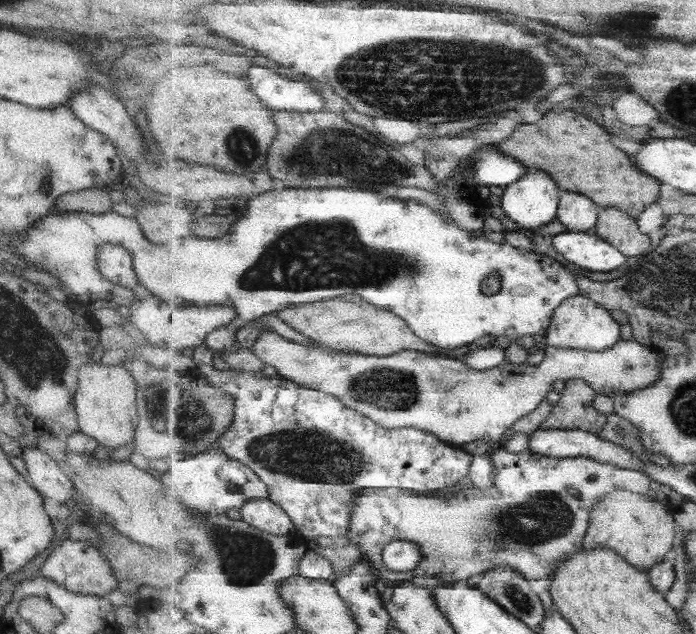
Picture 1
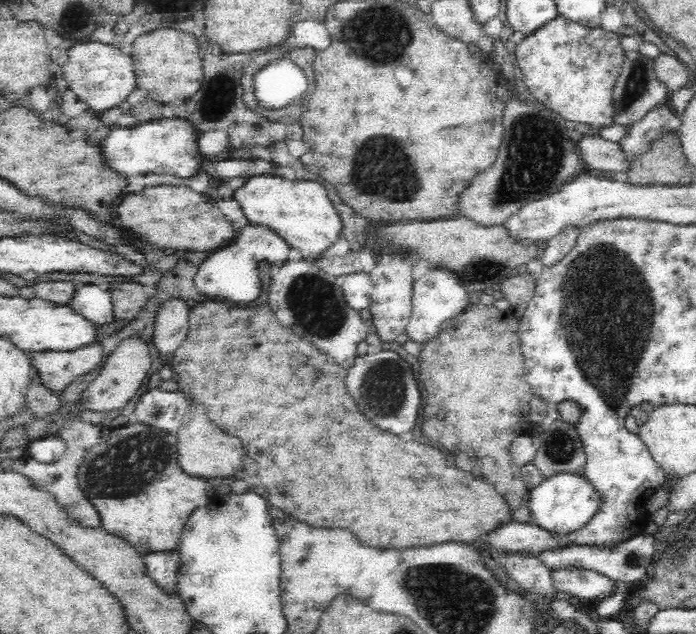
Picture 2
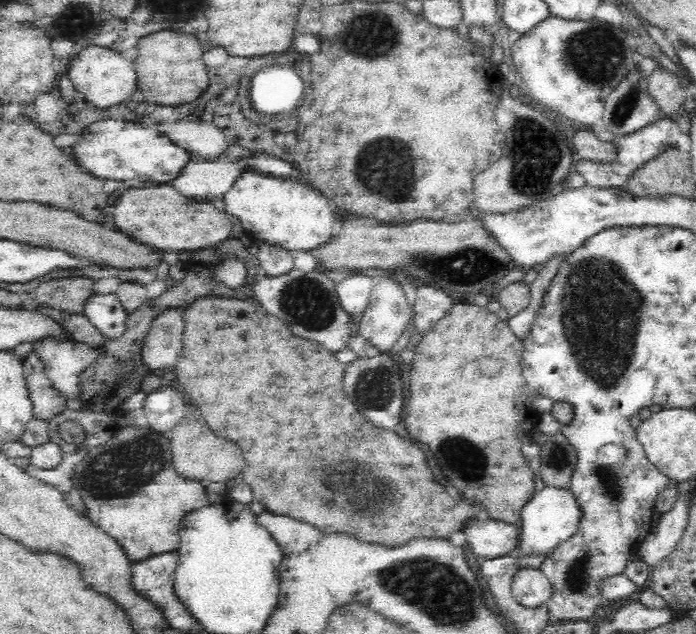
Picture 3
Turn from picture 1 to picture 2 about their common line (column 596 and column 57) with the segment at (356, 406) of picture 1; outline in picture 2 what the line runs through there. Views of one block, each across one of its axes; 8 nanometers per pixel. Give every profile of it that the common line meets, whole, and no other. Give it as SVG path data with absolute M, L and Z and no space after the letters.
M100 344L86 346L75 352L31 352L28 353L31 364L40 375L42 385L54 392L66 388L77 377L89 374L102 361Z

